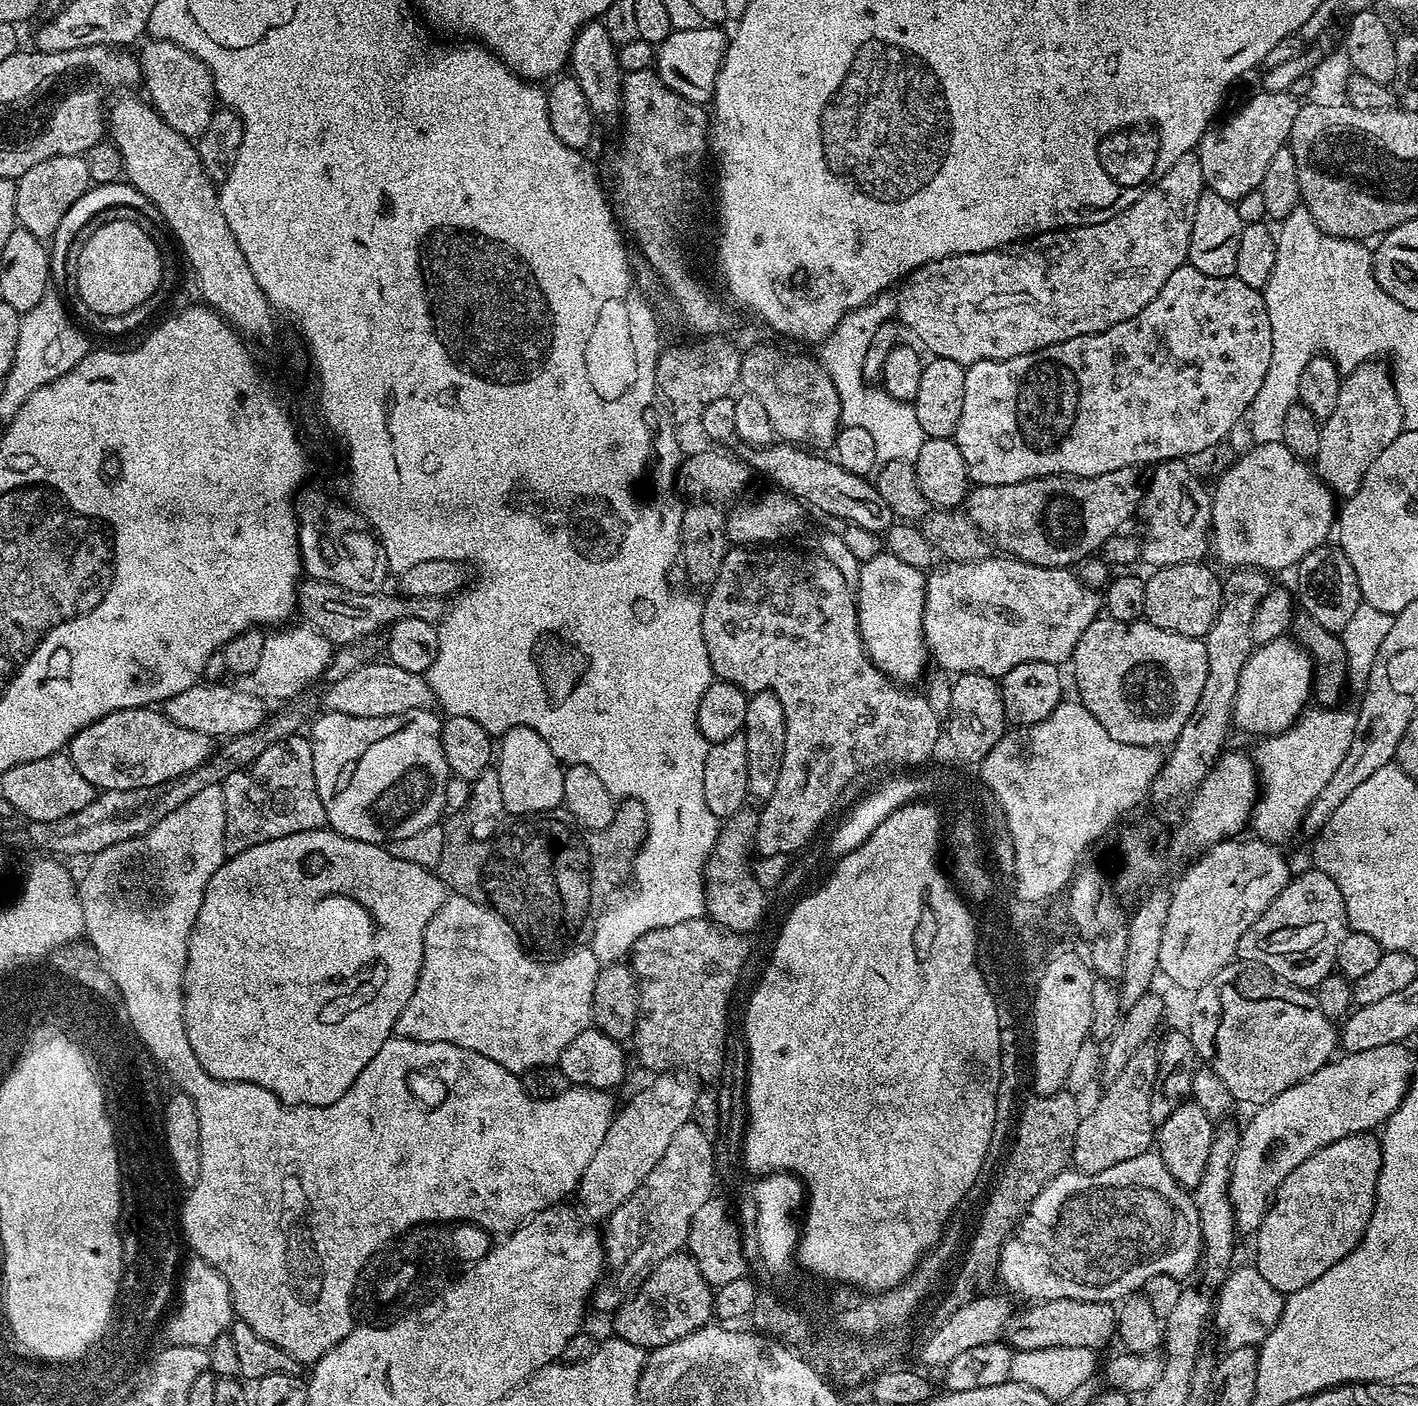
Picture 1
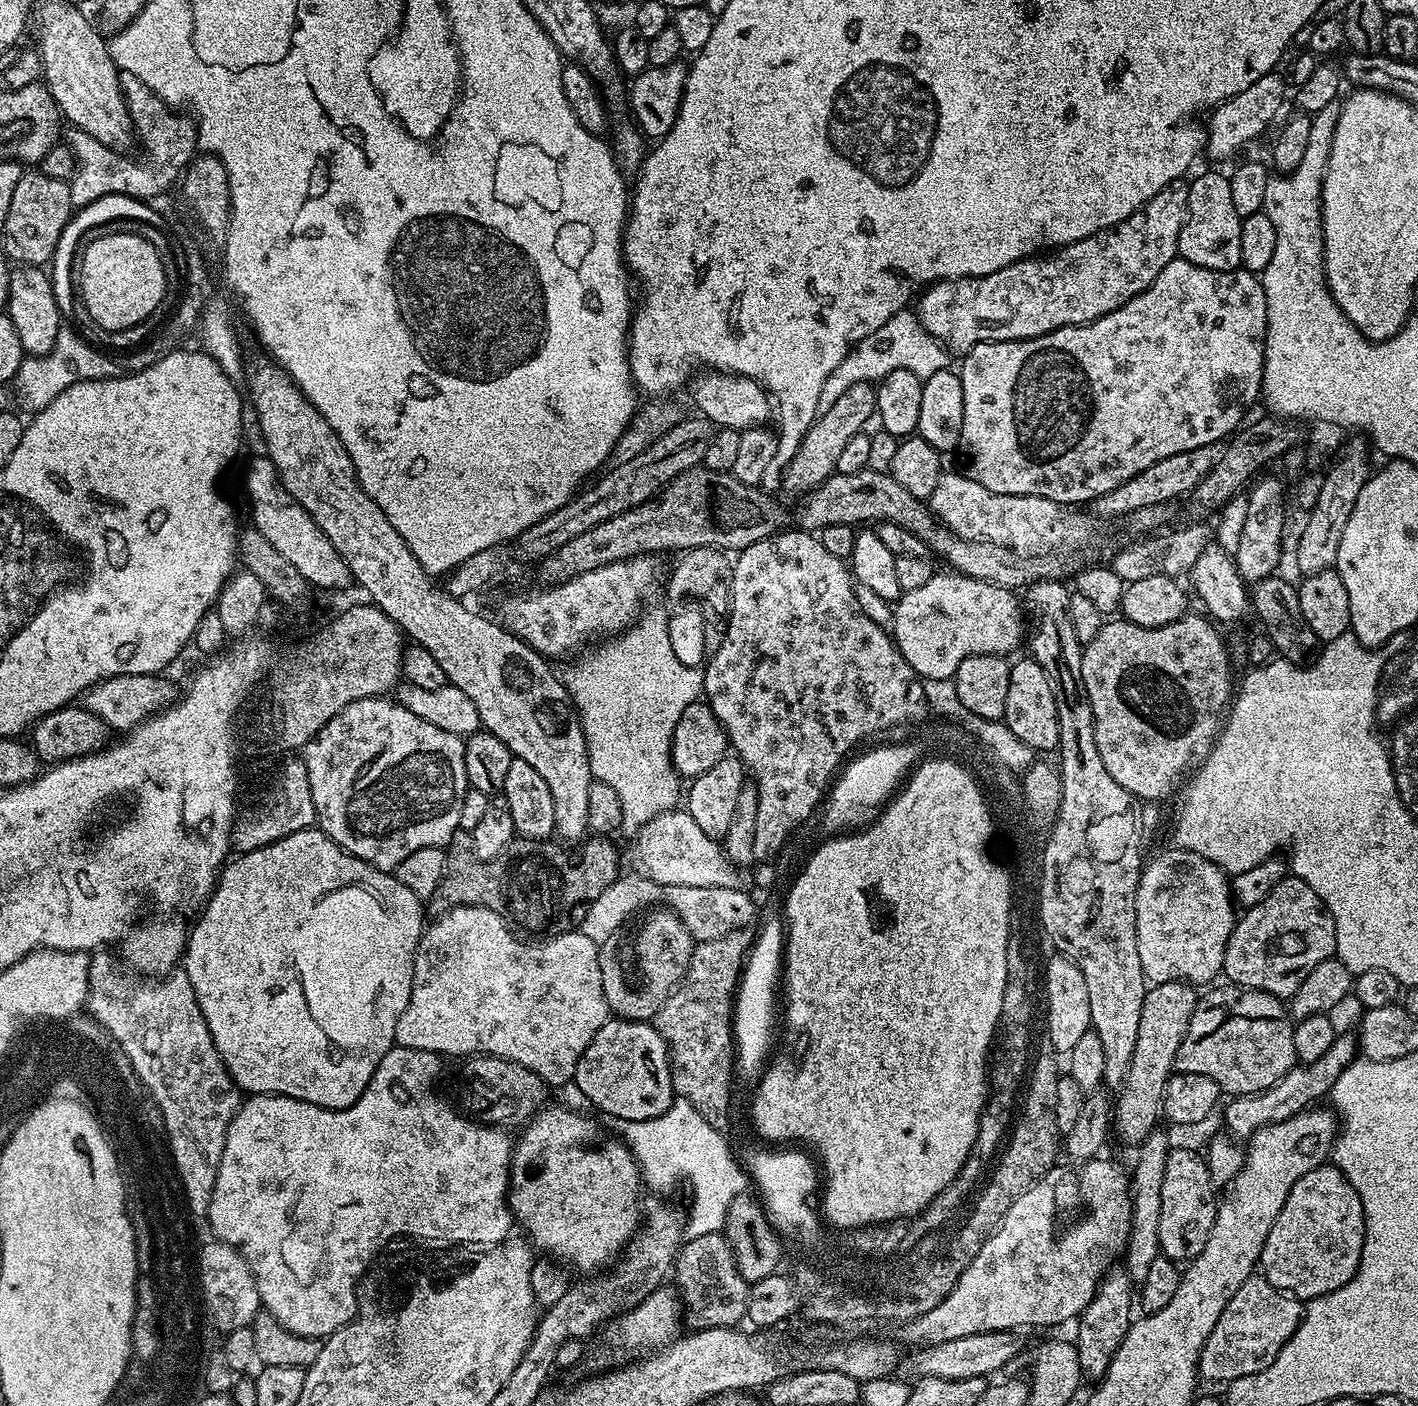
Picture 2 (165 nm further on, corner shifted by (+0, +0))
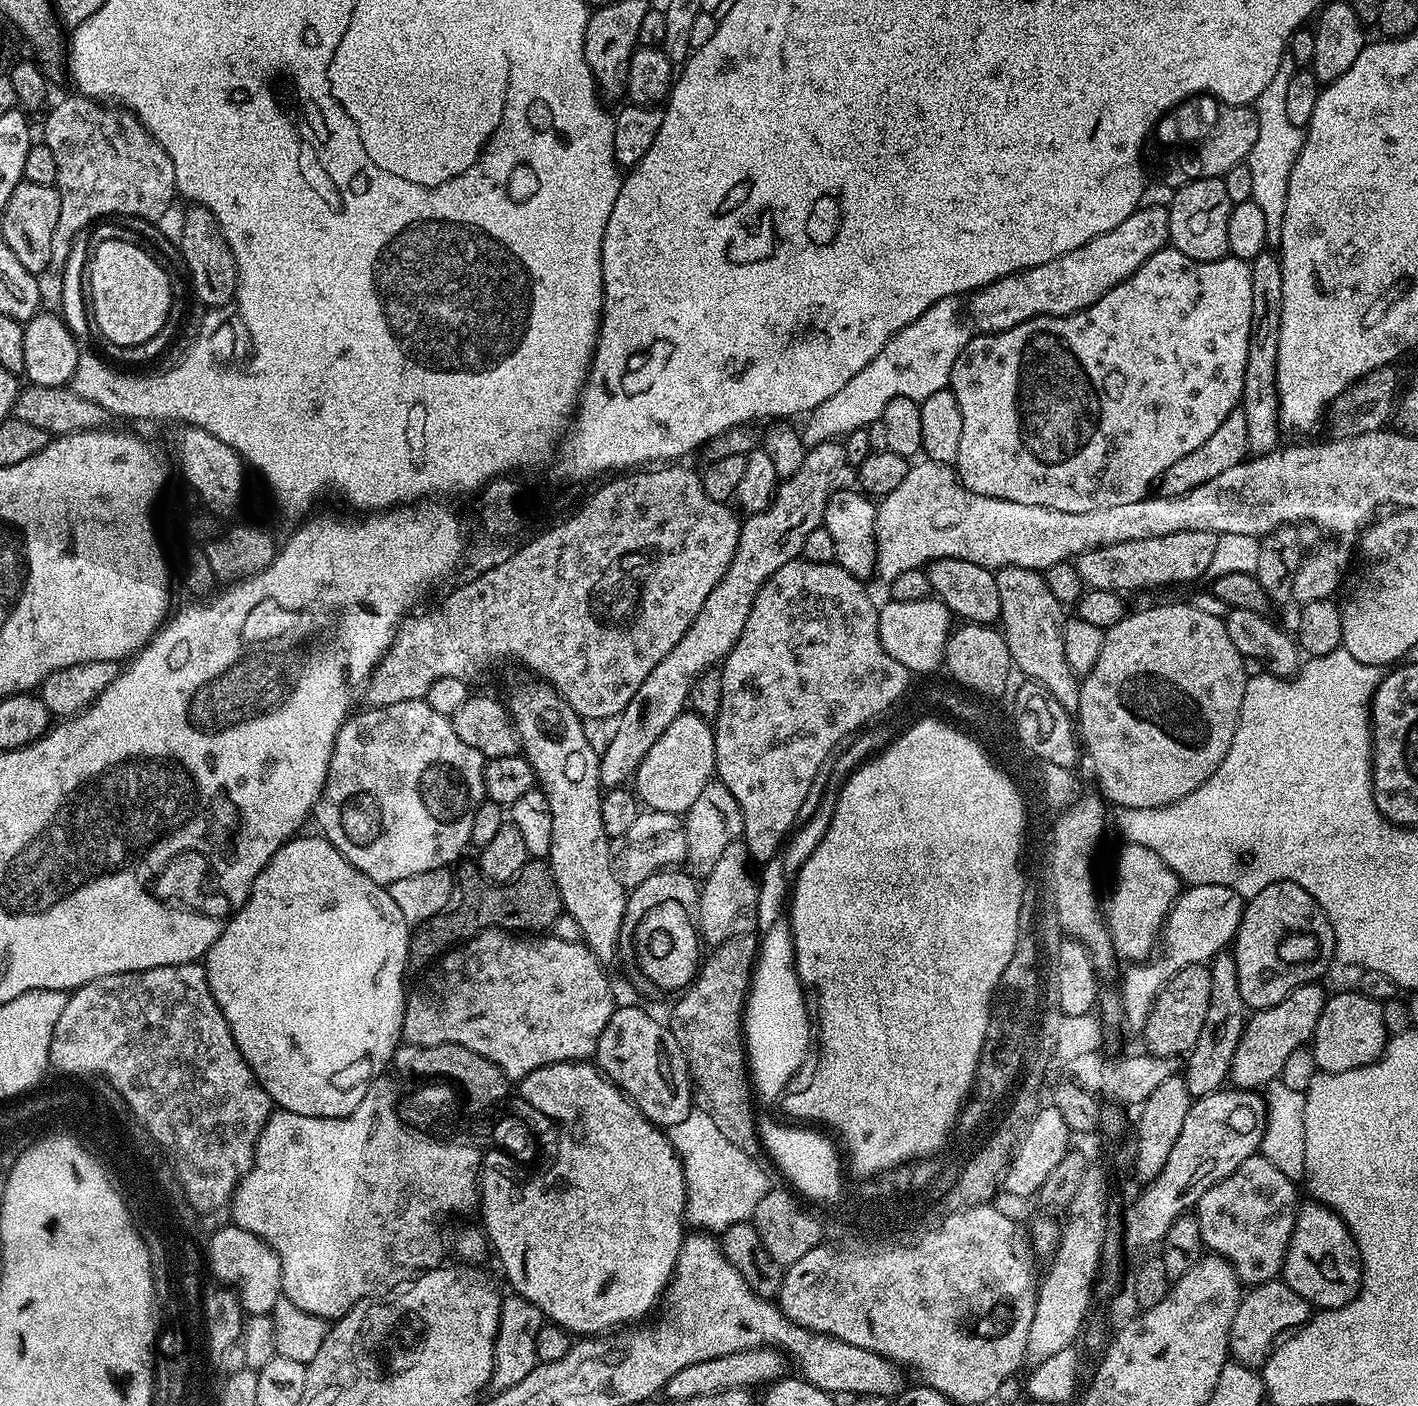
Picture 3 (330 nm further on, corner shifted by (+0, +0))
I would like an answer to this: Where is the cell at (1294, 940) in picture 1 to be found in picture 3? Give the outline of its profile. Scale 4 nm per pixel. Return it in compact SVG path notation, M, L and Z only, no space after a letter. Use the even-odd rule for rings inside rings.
M1283 880L1266 886L1245 903L1244 917L1241 918L1240 928L1234 937L1234 955L1240 1004L1248 1007L1248 1010L1259 1010L1282 1002L1282 998L1286 998L1286 994L1290 994L1298 986L1319 981L1320 975L1327 970L1328 963L1333 963L1336 939L1334 930L1316 899L1306 894L1302 886Z

